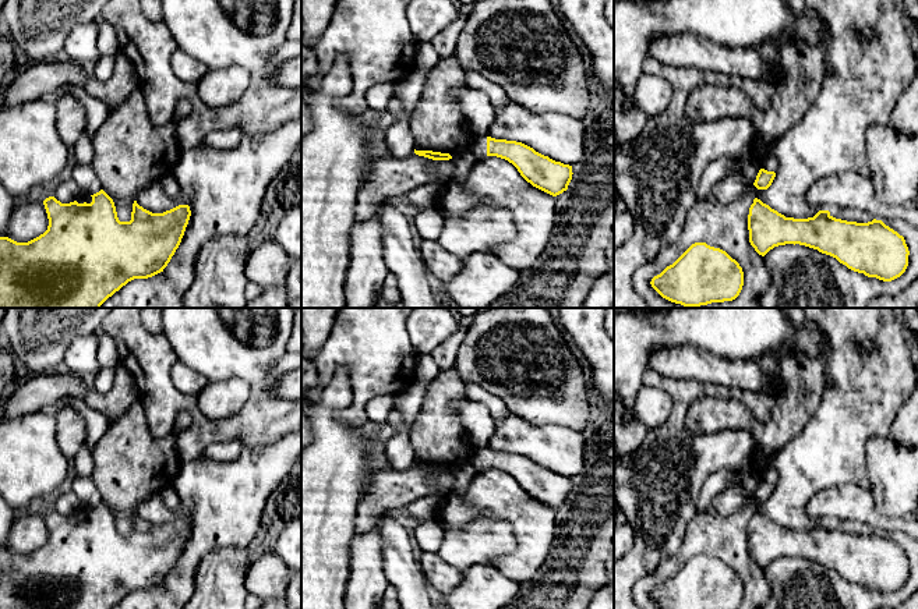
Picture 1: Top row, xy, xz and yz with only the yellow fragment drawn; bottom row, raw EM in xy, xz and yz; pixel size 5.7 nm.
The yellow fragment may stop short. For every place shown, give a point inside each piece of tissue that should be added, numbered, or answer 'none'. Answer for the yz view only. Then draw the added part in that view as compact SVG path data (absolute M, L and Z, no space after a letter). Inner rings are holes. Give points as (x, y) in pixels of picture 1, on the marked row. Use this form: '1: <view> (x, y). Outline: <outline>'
none

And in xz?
1: xz (479, 148). Outline: M477 137L470 148L470 152L476 159L483 159L487 156L487 137Z

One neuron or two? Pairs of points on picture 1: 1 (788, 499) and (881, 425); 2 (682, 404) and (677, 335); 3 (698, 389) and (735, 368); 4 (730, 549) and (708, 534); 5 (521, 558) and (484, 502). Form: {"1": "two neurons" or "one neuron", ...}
{"1": "one neuron", "2": "two neurons", "3": "two neurons", "4": "one neuron", "5": "one neuron"}

